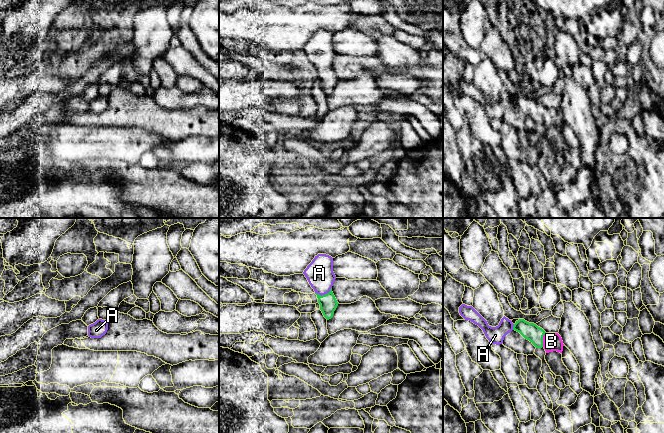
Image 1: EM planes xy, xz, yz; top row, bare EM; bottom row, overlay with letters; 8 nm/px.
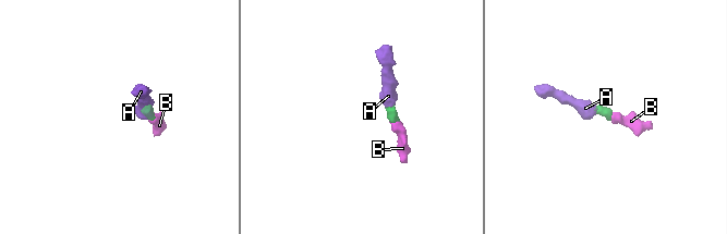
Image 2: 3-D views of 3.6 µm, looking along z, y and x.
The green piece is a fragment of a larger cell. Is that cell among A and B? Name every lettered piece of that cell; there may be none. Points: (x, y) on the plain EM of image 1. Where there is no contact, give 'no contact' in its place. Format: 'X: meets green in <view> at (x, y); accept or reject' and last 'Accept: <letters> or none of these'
A: meets green in xz at (325, 70); accept
B: meets green in yz at (542, 115); accept
Accept: A, B

